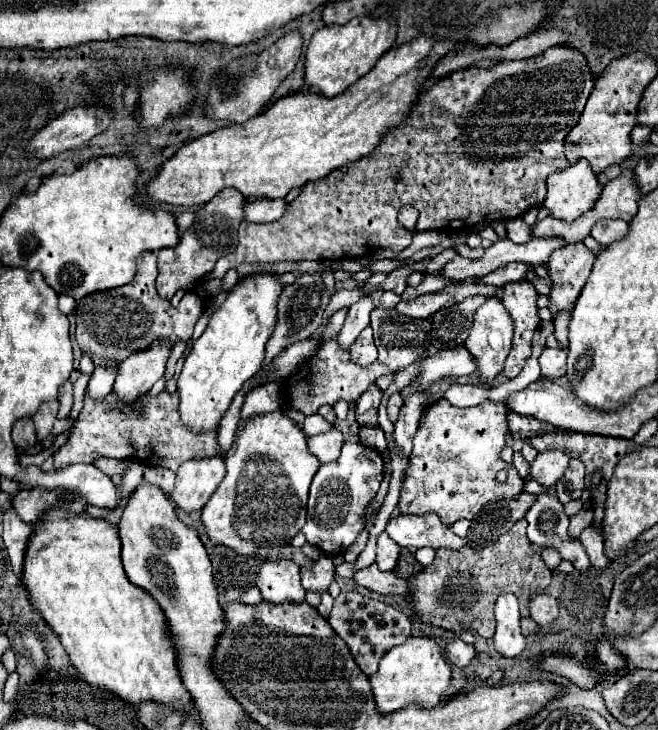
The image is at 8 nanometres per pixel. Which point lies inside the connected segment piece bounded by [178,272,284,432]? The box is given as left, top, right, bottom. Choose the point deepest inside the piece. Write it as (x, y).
(231, 350)

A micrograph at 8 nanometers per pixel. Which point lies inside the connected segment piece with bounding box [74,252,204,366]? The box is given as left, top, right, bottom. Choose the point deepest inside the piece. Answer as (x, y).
(111, 325)

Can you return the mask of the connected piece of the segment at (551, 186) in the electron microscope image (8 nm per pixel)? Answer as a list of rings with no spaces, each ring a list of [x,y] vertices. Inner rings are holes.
[[[578,160],[576,164],[548,176],[548,196],[544,206],[550,208],[550,216],[572,222],[596,204],[600,192],[602,186],[590,164]]]

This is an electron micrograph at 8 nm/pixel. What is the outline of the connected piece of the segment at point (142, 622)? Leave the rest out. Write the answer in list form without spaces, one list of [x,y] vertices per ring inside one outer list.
[[[50,508],[48,514],[34,524],[34,532],[28,538],[24,552],[22,586],[28,592],[32,608],[60,638],[74,668],[86,678],[88,684],[108,688],[130,704],[156,700],[158,704],[172,704],[172,708],[192,708],[188,692],[184,690],[178,676],[176,654],[168,640],[160,606],[156,604],[156,600],[152,600],[152,596],[136,588],[124,576],[120,536],[114,524],[88,514],[72,514]]]

